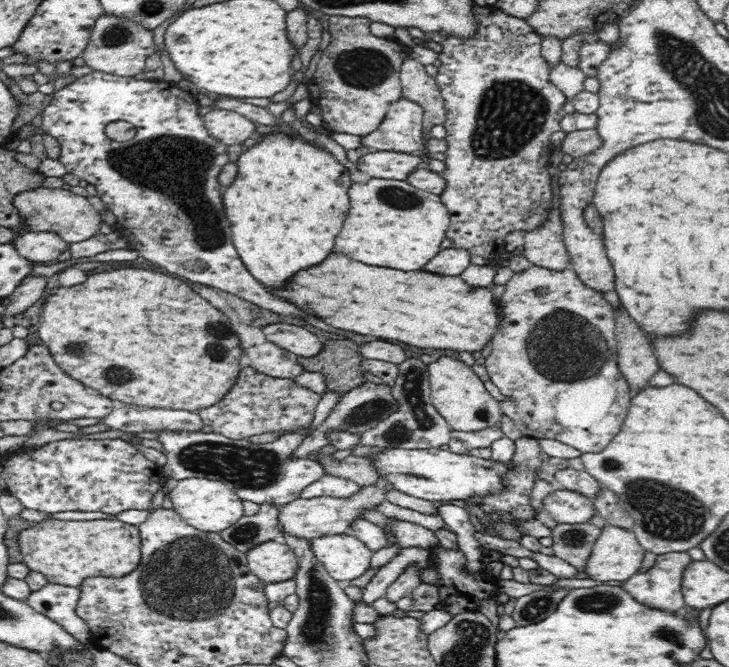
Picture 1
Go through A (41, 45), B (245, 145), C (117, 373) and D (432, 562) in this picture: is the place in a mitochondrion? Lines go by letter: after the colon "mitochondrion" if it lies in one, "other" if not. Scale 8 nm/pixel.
A: other
B: other
C: mitochondrion
D: other

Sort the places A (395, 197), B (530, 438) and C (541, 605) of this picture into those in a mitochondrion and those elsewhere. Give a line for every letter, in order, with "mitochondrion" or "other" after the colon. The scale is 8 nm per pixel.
A: mitochondrion
B: other
C: mitochondrion

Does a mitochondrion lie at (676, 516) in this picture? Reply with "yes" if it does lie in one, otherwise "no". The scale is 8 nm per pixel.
yes

